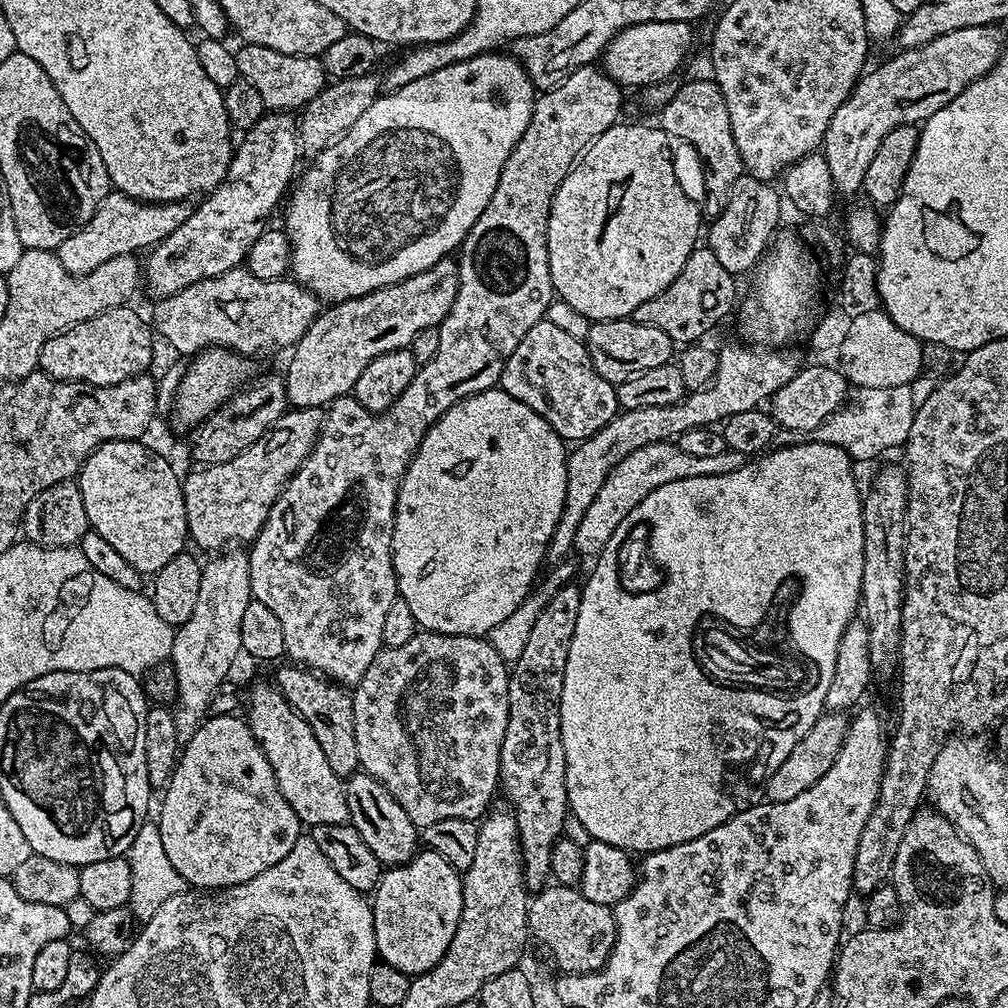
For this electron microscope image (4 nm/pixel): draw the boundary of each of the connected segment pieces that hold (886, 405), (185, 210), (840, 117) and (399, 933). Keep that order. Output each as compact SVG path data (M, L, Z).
M890 386L889 389L857 389L852 396L855 402L840 408L835 414L812 431L779 429L774 441L776 448L788 448L790 445L802 445L809 440L826 442L846 450L851 459L860 464L868 462L884 452L903 447L908 440L913 425L916 407L912 402L910 386Z
M109 190L106 198L98 202L92 217L54 251L58 262L62 262L67 272L85 276L90 274L90 270L98 270L102 262L110 262L110 258L131 256L155 248L170 238L170 234L174 234L174 230L178 230L186 218L190 218L192 209L193 205L188 200L166 200L162 204L150 204L147 200L135 200L125 192Z
M995 24L950 30L950 34L934 38L934 42L897 51L897 56L882 61L877 68L869 67L846 102L838 106L830 126L826 126L822 151L837 193L841 197L852 196L863 189L870 161L874 154L878 154L882 138L886 138L894 126L923 125L924 121L938 114L946 102L954 102L966 86L985 76L1006 51L1004 30Z
M420 850L410 862L389 867L370 900L377 957L410 977L421 976L438 966L442 954L454 942L454 930L458 930L463 885L461 873L437 852Z

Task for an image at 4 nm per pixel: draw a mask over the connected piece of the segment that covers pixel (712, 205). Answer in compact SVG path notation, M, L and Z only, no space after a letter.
M715 79L688 80L677 87L675 94L663 101L660 112L659 127L677 141L685 140L690 147L696 148L698 155L704 159L708 167L708 176L704 180L704 188L708 191L708 201L703 201L702 212L711 218L722 214L728 201L730 190L740 176L745 175L744 159L738 152L734 142L734 130L730 128L730 110L726 110L726 98L722 98L722 90Z

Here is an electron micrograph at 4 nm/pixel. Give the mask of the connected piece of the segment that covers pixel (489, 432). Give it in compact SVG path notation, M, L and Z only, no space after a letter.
M499 386L487 388L484 392L460 400L450 410L446 410L446 414L438 418L438 422L428 427L428 433L422 438L418 450L412 454L412 460L400 483L392 535L392 561L396 571L398 596L410 605L410 611L413 612L417 625L423 631L484 638L490 630L494 630L494 626L498 626L498 622L510 618L510 614L518 610L518 606L528 597L541 575L540 563L545 563L548 543L552 540L554 530L558 526L558 518L562 518L562 510L566 502L568 453L566 442L552 429L550 422L546 422L546 418L530 410L526 402L518 402L518 398L510 398L510 394L506 394Z

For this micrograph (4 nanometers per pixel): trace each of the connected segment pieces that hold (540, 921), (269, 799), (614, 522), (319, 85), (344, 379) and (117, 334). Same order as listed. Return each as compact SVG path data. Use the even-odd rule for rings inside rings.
M553 883L545 886L531 897L528 905L528 927L531 935L540 944L544 944L546 951L552 955L552 960L564 974L583 974L586 972L597 972L603 968L612 947L616 941L616 914L607 904L590 902L580 893L579 887L567 884Z
M212 714L205 719L204 723L198 725L194 738L183 741L182 751L176 761L176 769L168 780L168 787L162 792L164 801L160 804L160 817L158 817L162 847L166 849L166 858L170 858L174 870L178 870L178 874L182 874L185 885L196 890L219 890L238 886L242 882L250 882L250 878L258 878L258 874L262 874L262 870L270 870L270 866L274 866L274 862L282 862L282 858L286 858L286 854L290 854L290 850L294 850L294 842L298 842L302 835L302 825L298 814L294 814L294 810L290 810L290 802L286 802L286 798L282 798L282 790L278 790L278 782L274 778L274 770L270 766L270 762L254 738L254 734L248 729L247 721L241 717L239 720L238 717L239 715L236 714Z
M659 442L657 444L646 444L634 450L602 482L602 488L590 502L586 509L586 515L582 522L578 522L578 534L574 534L573 549L584 556L595 558L600 551L610 542L610 534L618 530L618 522L650 494L650 490L658 490L658 486L666 486L666 482L674 482L682 478L698 478L699 476L713 476L714 474L730 474L738 470L746 463L746 457L740 452L727 450L715 454L712 458L696 458L691 454L683 453L676 442Z
M241 43L235 49L240 79L258 89L265 109L273 112L292 112L303 109L310 98L317 96L326 86L324 61L318 56L295 56L270 50L270 46Z
M455 259L439 260L430 270L422 270L422 274L414 274L397 284L374 290L370 294L362 294L358 298L350 298L325 307L320 315L302 334L302 338L291 349L292 357L288 360L288 372L283 373L284 389L292 408L319 408L335 402L338 397L349 395L358 382L358 374L374 362L382 354L390 350L408 348L421 330L435 328L446 318L450 306L454 306L454 298L458 294L460 281L460 265Z
M132 306L106 310L86 322L59 332L42 346L39 371L55 380L77 380L79 384L92 384L95 388L114 386L123 380L147 373L152 364L154 332Z

